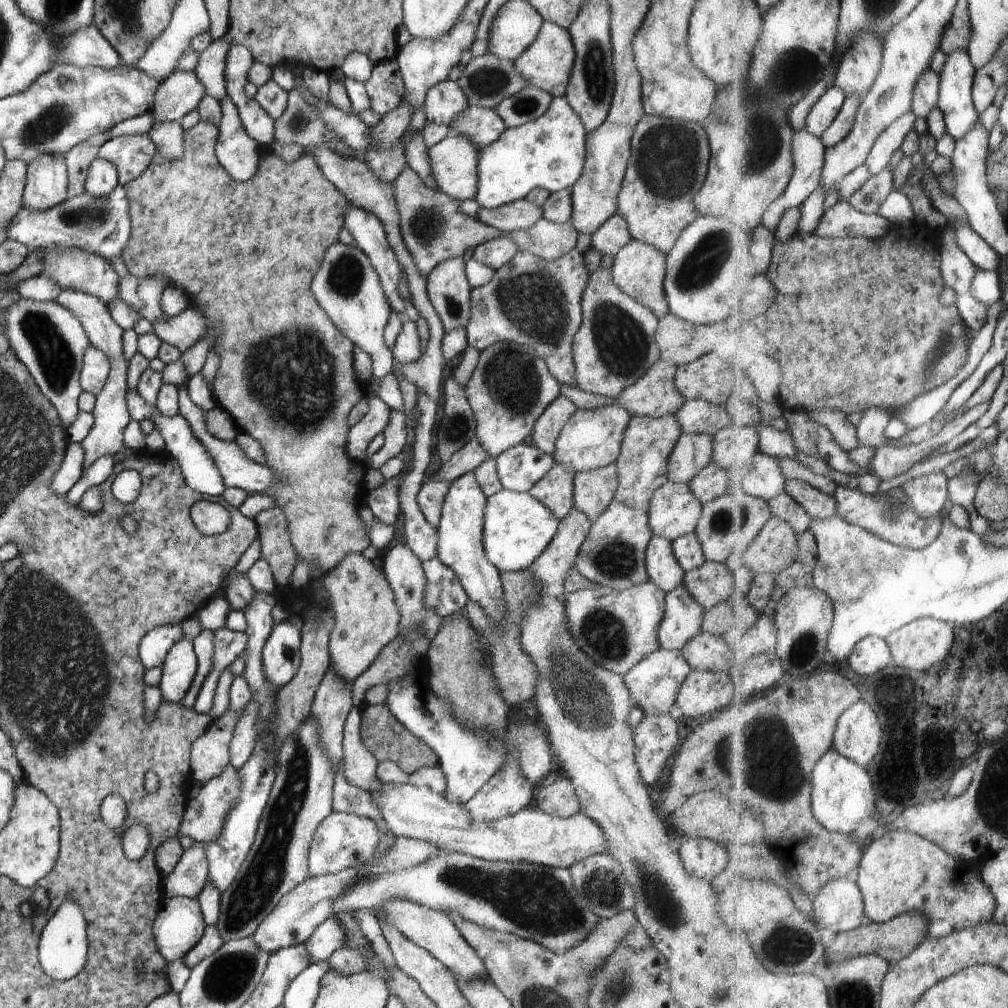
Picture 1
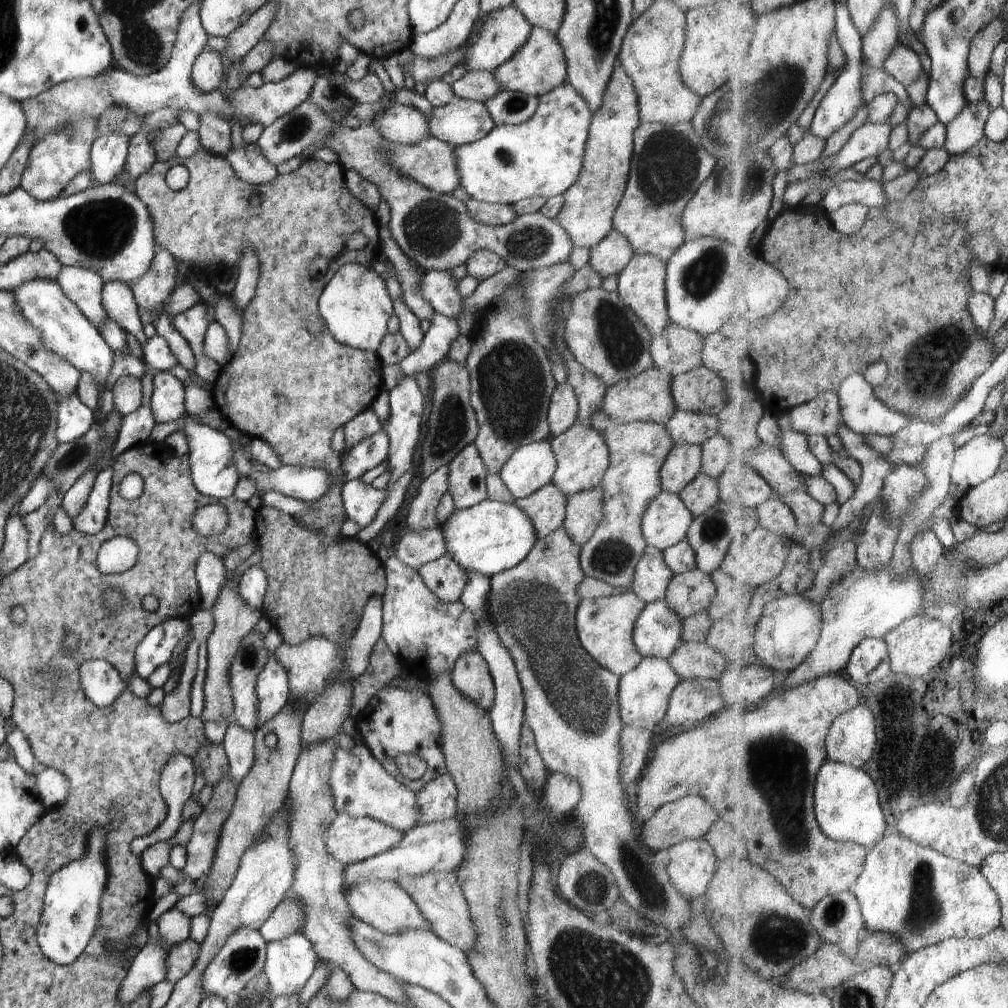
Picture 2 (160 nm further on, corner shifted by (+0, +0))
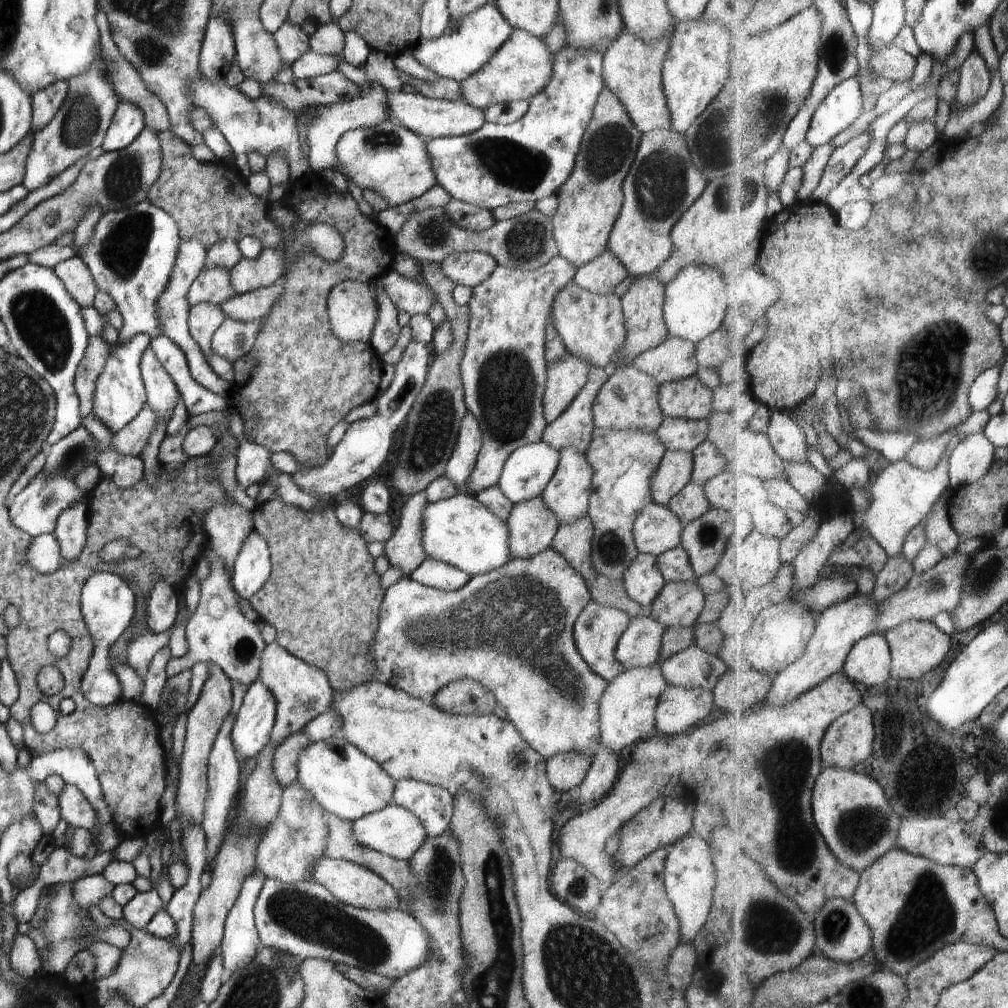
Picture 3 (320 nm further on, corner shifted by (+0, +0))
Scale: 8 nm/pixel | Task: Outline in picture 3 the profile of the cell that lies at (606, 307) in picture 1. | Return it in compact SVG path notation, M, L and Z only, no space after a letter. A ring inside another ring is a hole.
M572 281L556 292L551 303L550 318L568 353L584 358L591 367L602 368L609 375L614 369L614 354L618 354L626 342L626 326L621 299L616 294L595 294L580 288Z

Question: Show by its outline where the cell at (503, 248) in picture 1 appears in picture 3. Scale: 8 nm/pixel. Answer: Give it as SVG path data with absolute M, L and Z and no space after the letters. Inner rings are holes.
M456 252L444 258L441 268L455 285L476 288L490 278L496 270L496 260L482 252Z

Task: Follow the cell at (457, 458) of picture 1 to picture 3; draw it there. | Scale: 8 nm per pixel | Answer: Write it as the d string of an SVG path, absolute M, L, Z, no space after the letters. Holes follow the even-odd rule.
M426 490L410 496L403 510L400 510L396 532L384 546L383 556L386 556L392 568L398 568L402 572L402 578L409 578L427 558L426 550L422 546L424 540L422 512L426 504L428 504Z

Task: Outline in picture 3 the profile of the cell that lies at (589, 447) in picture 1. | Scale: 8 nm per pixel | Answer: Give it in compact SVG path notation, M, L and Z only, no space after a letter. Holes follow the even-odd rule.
M569 447L562 448L559 451L558 470L556 470L541 495L542 502L546 502L546 508L550 508L554 512L559 524L576 522L578 518L582 518L584 514L587 514L590 488L592 488L592 474L594 474L594 470L588 464L586 454L580 454L574 448Z

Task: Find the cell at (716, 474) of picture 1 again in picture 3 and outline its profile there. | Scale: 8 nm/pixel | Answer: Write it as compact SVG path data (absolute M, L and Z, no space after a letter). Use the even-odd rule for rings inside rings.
M692 482L686 484L667 506L682 520L684 527L711 509L703 485L695 485Z

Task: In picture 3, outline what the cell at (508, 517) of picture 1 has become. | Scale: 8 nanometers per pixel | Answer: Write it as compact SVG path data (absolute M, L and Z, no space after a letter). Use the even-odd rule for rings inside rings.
M459 493L446 500L426 504L422 512L426 555L434 560L452 564L470 576L486 574L500 569L511 560L508 548L508 524L494 512L480 504L474 495Z

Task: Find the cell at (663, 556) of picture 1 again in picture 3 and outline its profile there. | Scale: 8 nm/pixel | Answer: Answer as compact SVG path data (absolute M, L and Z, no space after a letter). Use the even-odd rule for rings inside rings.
M639 553L622 578L626 594L648 610L667 584L657 566L657 557Z

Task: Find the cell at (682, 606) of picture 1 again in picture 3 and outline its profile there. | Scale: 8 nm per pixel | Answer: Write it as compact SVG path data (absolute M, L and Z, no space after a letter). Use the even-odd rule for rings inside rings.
M646 610L642 616L630 620L617 645L618 662L624 670L656 665L660 644L666 628Z

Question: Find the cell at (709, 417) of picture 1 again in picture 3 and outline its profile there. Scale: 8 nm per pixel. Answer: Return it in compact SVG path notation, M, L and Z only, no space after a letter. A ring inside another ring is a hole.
M666 417L655 434L660 442L664 442L667 450L693 452L707 440L708 427L706 419L692 421Z

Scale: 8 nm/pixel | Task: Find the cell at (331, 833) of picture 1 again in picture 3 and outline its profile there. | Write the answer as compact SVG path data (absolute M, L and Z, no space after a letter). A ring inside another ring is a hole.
M393 803L378 812L369 813L354 820L352 836L354 836L354 842L360 846L406 861L413 857L428 838L420 820L414 814L410 814L406 808Z

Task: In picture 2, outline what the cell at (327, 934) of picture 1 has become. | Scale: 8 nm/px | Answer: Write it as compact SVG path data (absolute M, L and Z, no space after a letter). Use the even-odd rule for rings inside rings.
M303 933L267 943L263 973L273 997L298 995L318 966L318 960L313 944Z

